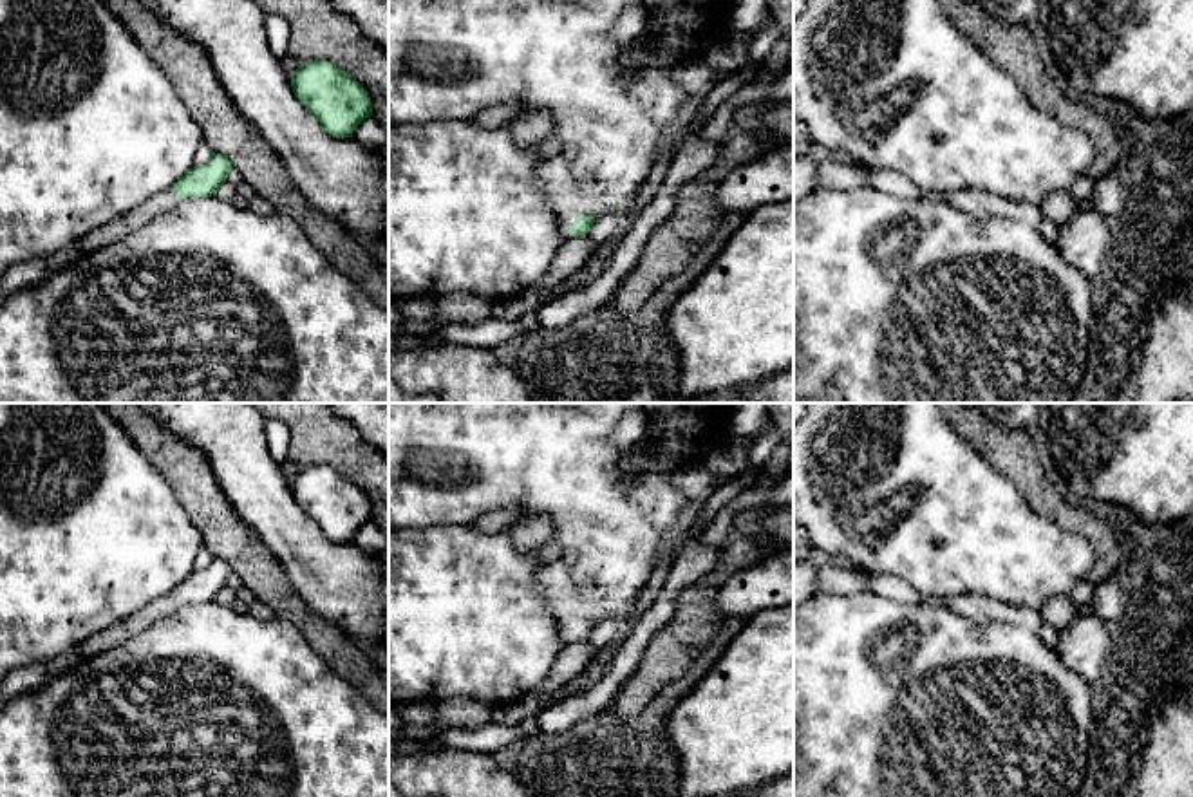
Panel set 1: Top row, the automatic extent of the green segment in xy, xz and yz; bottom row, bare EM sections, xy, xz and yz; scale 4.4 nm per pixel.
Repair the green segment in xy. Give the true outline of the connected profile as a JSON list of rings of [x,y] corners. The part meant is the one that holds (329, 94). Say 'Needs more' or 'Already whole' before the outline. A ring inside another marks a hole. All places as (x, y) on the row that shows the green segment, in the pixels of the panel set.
Already whole. [[[327,60],[300,63],[291,87],[305,110],[336,139],[352,137],[356,127],[372,116],[369,92]]]

